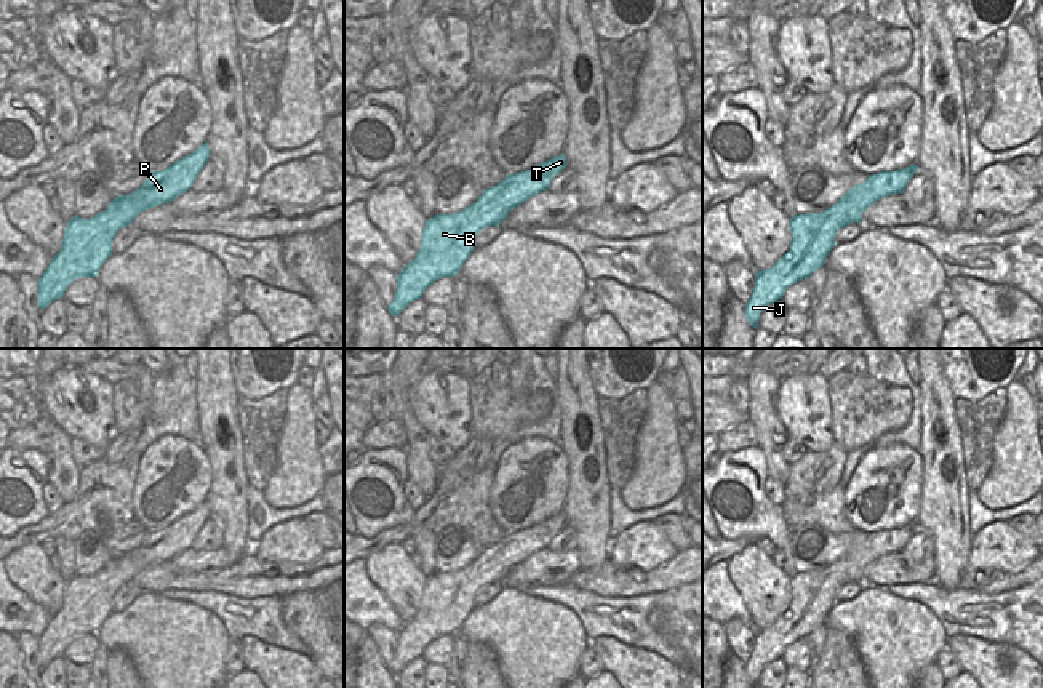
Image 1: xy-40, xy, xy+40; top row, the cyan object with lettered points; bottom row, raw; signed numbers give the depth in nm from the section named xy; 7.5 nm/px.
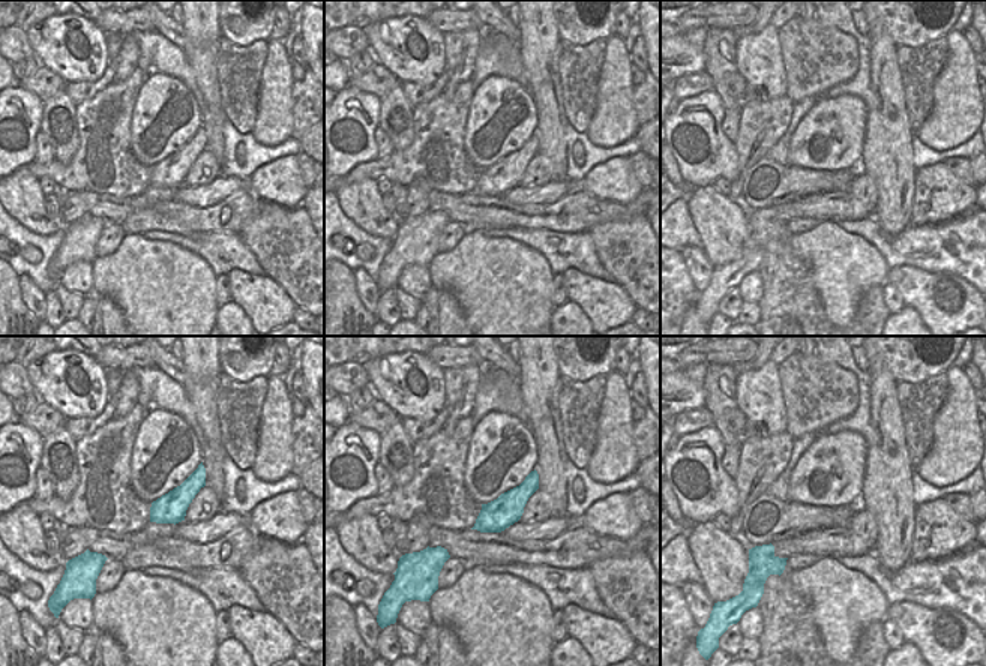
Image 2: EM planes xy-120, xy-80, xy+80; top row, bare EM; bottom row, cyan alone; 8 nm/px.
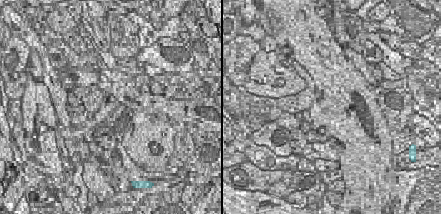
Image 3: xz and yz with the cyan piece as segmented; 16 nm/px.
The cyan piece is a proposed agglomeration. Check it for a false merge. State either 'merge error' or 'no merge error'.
no merge error

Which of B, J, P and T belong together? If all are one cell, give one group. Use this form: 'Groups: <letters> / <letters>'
Groups: B J P T.

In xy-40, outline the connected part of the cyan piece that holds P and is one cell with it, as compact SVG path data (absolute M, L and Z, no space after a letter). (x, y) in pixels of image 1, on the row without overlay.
M208 501L202 502L195 510L182 515L162 530L150 530L142 544L128 554L118 554L110 563L91 578L74 574L64 589L62 606L51 618L48 627L38 638L38 666L43 669L53 659L64 654L66 646L82 635L96 635L101 624L112 613L112 600L115 592L130 584L142 570L173 560L178 554L187 550L198 531L210 517Z

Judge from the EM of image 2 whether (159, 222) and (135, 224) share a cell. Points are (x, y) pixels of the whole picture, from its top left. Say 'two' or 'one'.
one

